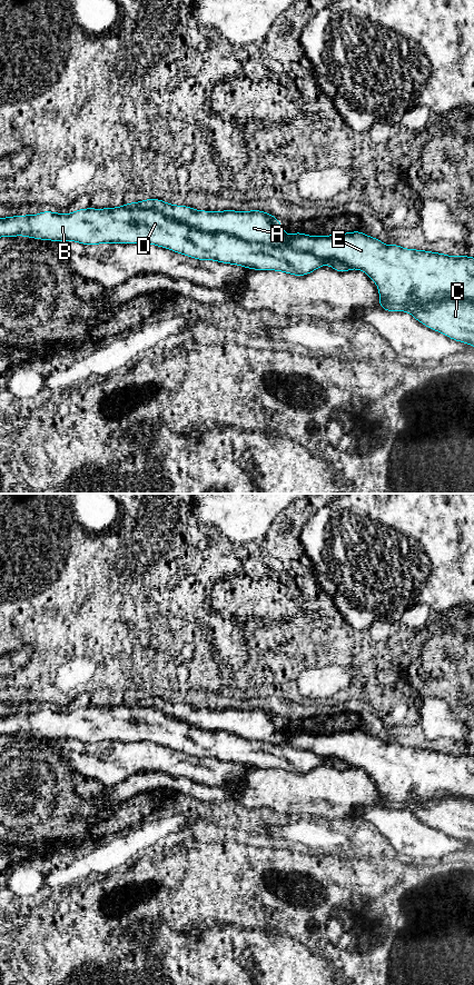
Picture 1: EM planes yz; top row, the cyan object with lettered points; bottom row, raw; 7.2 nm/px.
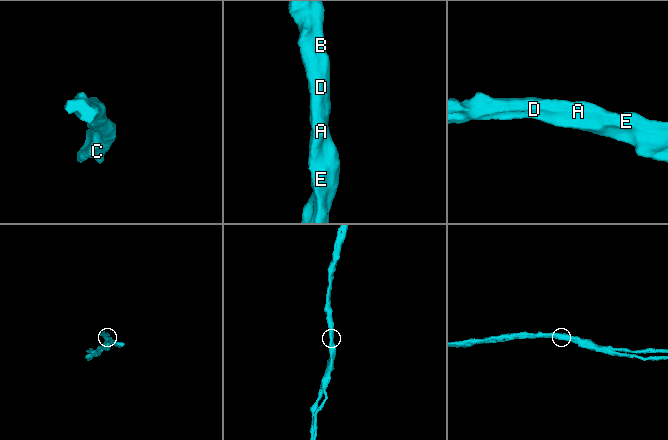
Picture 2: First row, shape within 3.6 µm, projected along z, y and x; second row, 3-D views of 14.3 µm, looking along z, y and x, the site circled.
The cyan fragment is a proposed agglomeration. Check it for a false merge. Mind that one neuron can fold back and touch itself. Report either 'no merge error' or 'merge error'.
merge error

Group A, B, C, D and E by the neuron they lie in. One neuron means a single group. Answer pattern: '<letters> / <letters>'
A E / B C D

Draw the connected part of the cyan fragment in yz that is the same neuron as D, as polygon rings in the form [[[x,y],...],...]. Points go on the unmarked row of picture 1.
[[[87,706],[66,713],[43,709],[0,717],[0,735],[14,734],[82,743],[148,740],[199,758],[295,774],[308,773],[324,763],[338,770],[352,767],[339,758],[320,757],[288,744],[249,740],[227,732],[201,729],[162,710],[137,706]]]

